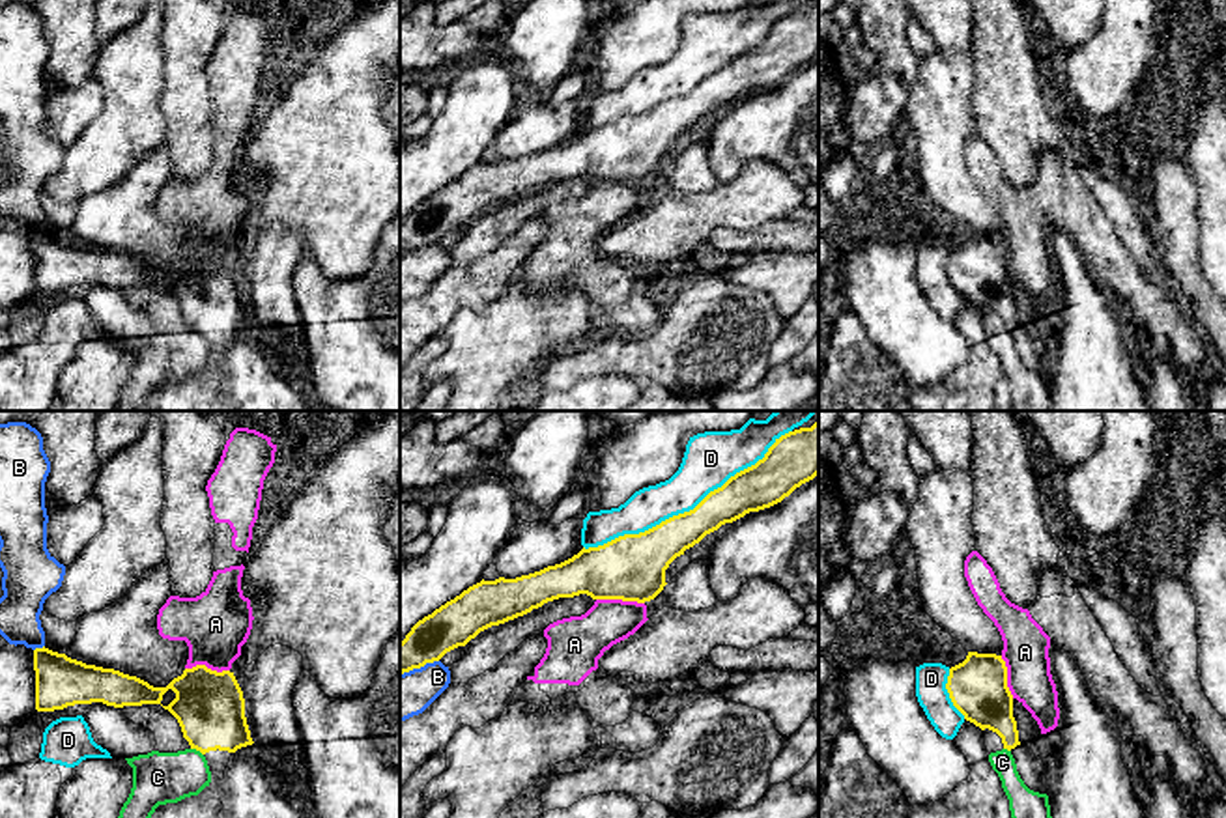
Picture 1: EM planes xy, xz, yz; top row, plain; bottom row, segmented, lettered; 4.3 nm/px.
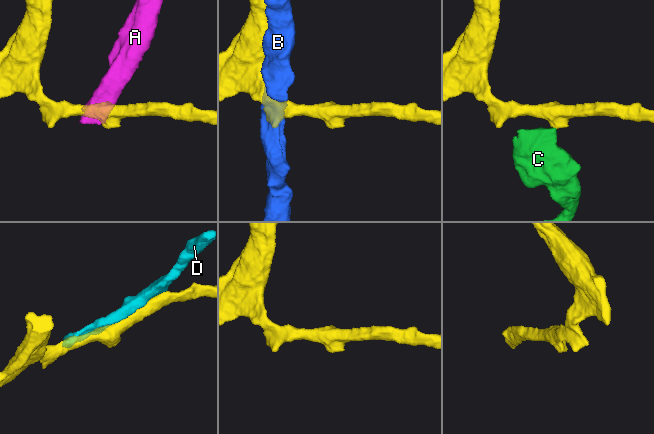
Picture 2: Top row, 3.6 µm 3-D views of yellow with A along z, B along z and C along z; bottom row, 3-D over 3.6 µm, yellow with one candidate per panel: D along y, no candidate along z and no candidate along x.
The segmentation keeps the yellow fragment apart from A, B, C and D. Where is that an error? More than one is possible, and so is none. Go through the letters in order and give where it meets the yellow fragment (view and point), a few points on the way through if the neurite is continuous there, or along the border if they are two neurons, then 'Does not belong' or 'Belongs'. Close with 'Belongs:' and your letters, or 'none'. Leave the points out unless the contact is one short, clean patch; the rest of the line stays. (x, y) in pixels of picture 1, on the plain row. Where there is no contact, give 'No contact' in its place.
A: Touches yellow at xz (621, 180). Boundary: xz (597, 180), (621, 180), (643, 185). Does not belong
B: Touches yellow at xy (38, 230). Does not belong
C: Touches yellow at xy (197, 331). Boundary: xy (191, 329), (202, 337). Does not belong
D: Touches yellow at xz (690, 92). Does not belong
Belongs: none

